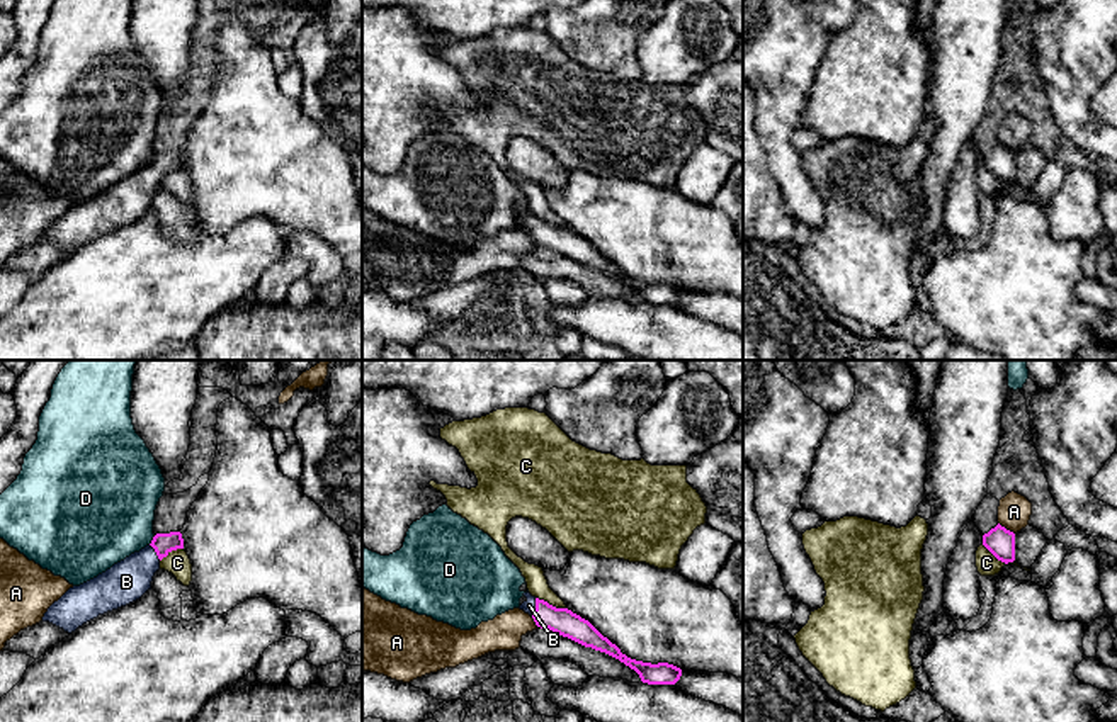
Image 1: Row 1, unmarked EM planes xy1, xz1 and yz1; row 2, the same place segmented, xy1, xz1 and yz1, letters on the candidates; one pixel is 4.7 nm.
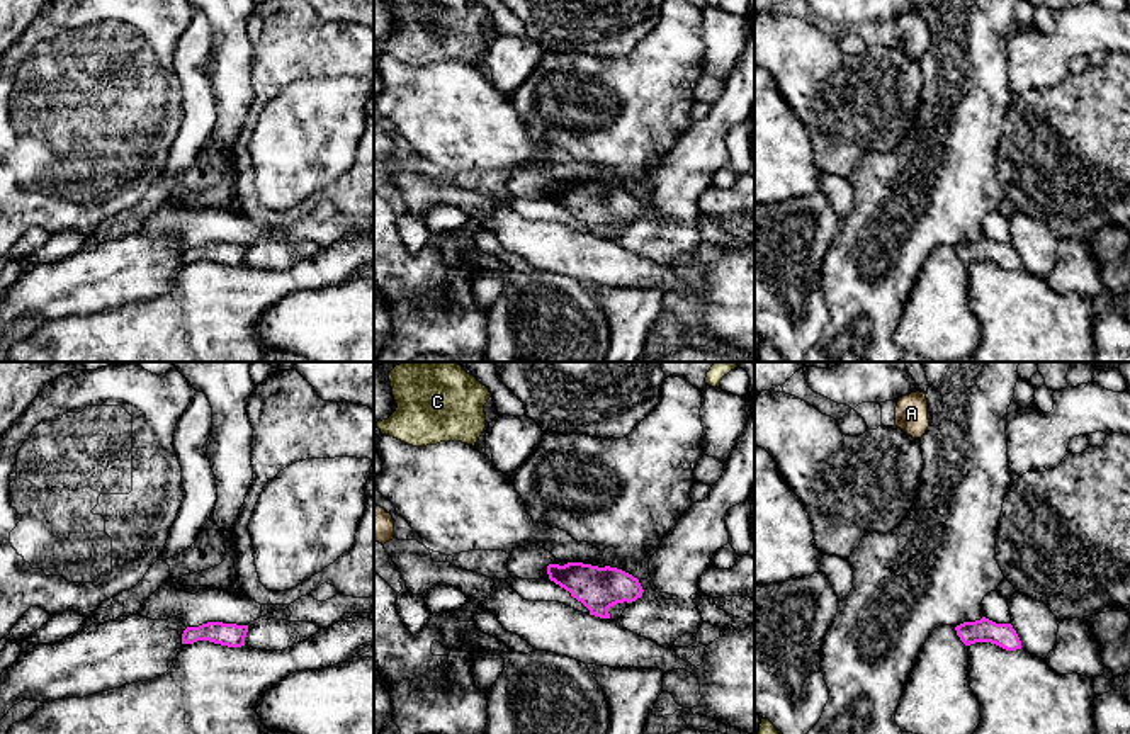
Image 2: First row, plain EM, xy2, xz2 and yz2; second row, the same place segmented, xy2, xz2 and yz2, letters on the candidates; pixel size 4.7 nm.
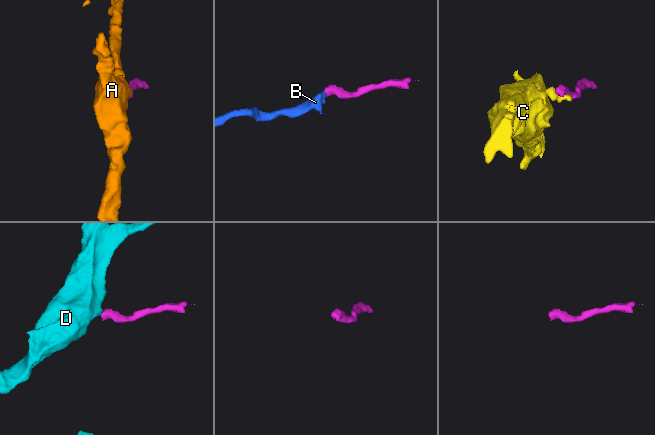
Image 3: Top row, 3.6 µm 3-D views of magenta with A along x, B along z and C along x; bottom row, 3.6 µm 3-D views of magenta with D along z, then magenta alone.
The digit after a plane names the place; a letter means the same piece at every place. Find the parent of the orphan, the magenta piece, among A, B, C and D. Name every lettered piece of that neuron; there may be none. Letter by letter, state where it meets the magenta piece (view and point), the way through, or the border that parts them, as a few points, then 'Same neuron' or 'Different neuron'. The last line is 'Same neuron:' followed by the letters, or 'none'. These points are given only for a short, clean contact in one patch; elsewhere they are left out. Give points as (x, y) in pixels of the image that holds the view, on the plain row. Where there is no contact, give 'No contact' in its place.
A: Touches magenta at yz1 (1005, 148). Boundary: yz1 (998, 141), (1014, 153). Different neuron
B: Touches magenta at xz1 (536, 226). Path across: xz1 (561, 240), (544, 235), (536, 226), (529, 225). Same neuron
C: Touches magenta at xz1 (551, 225). Boundary: xz1 (536, 216), (567, 228). Different neuron
D: Touches magenta at xy1 (152, 160). Boundary: xy1 (155, 155), (148, 163). Different neuron
Same neuron: B

